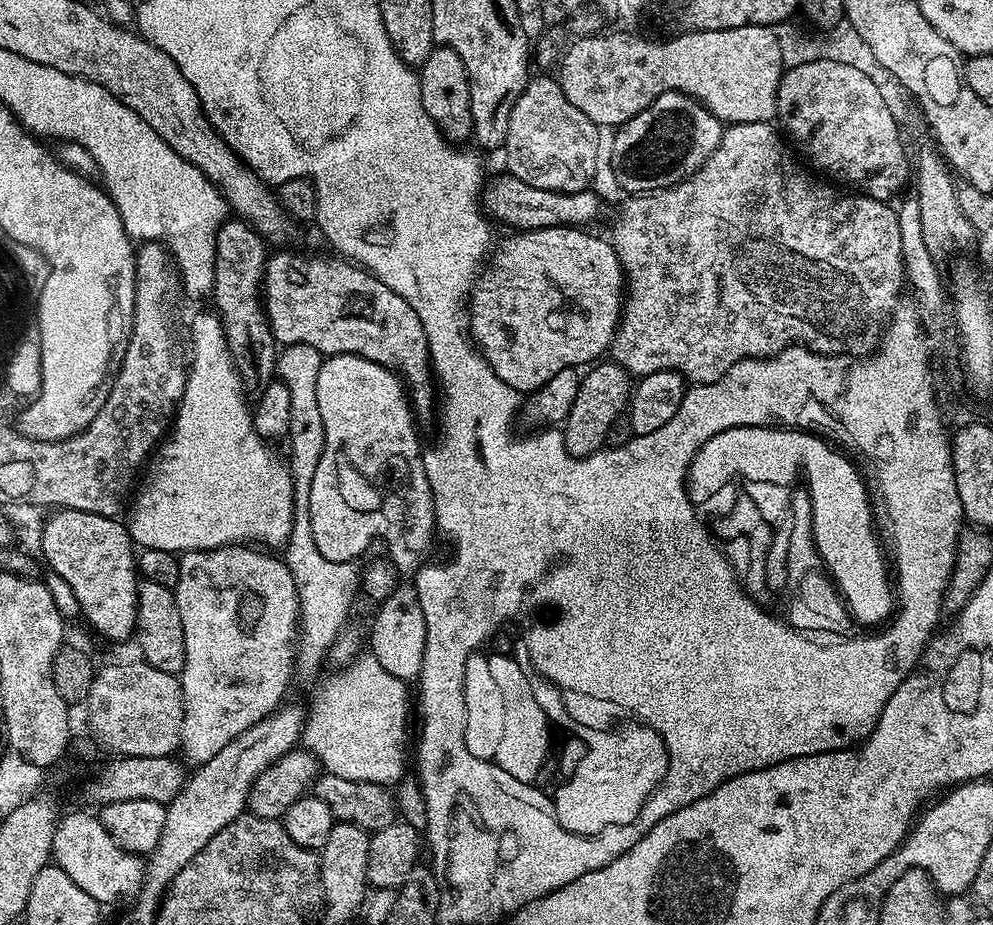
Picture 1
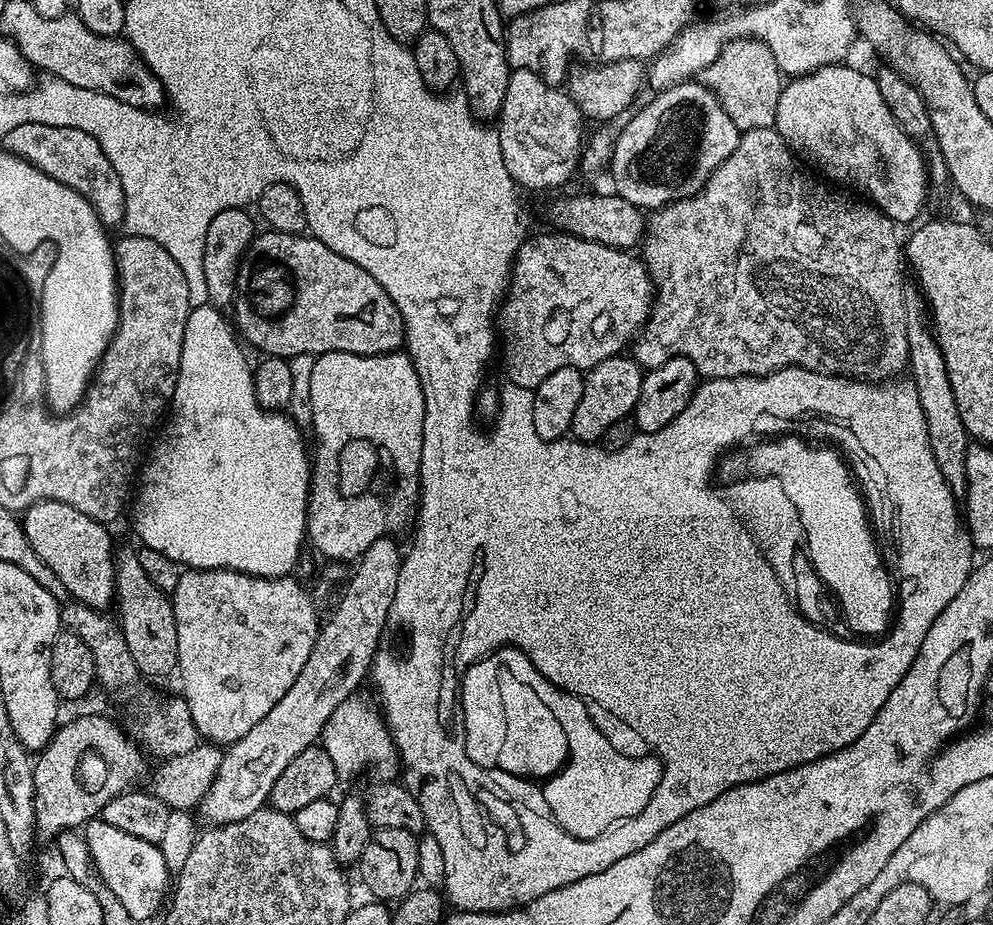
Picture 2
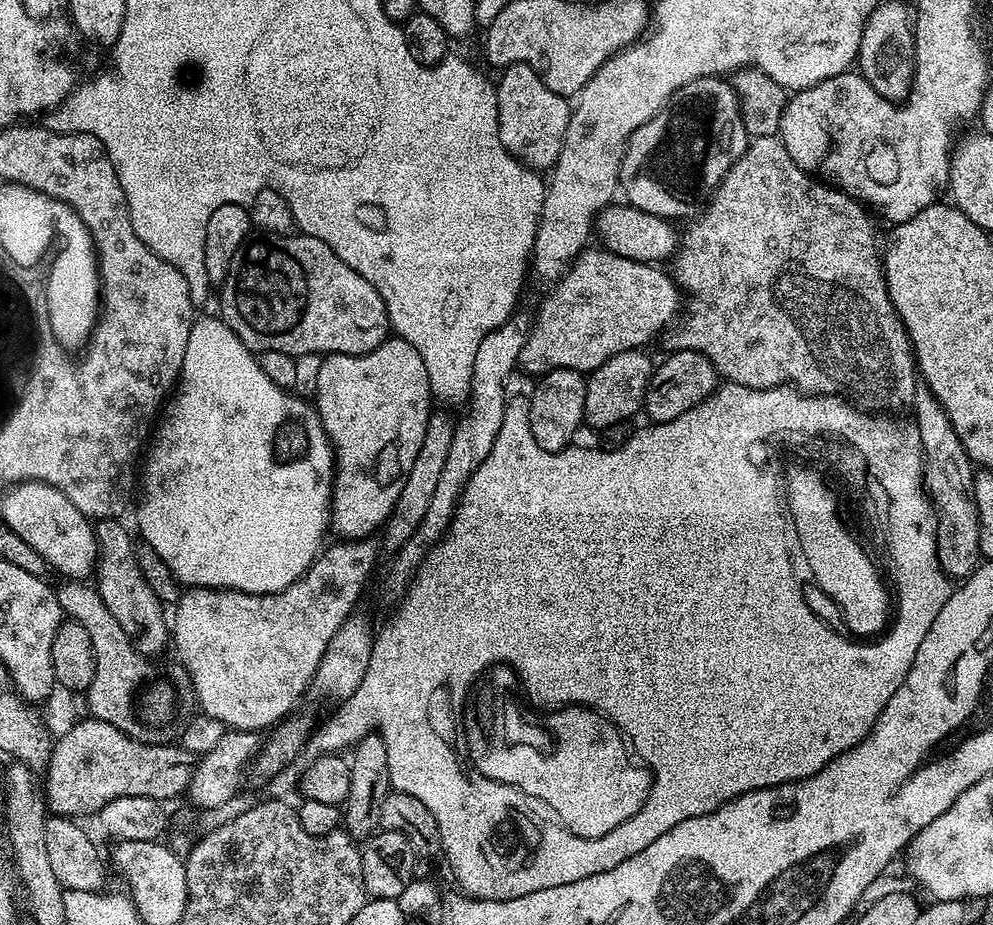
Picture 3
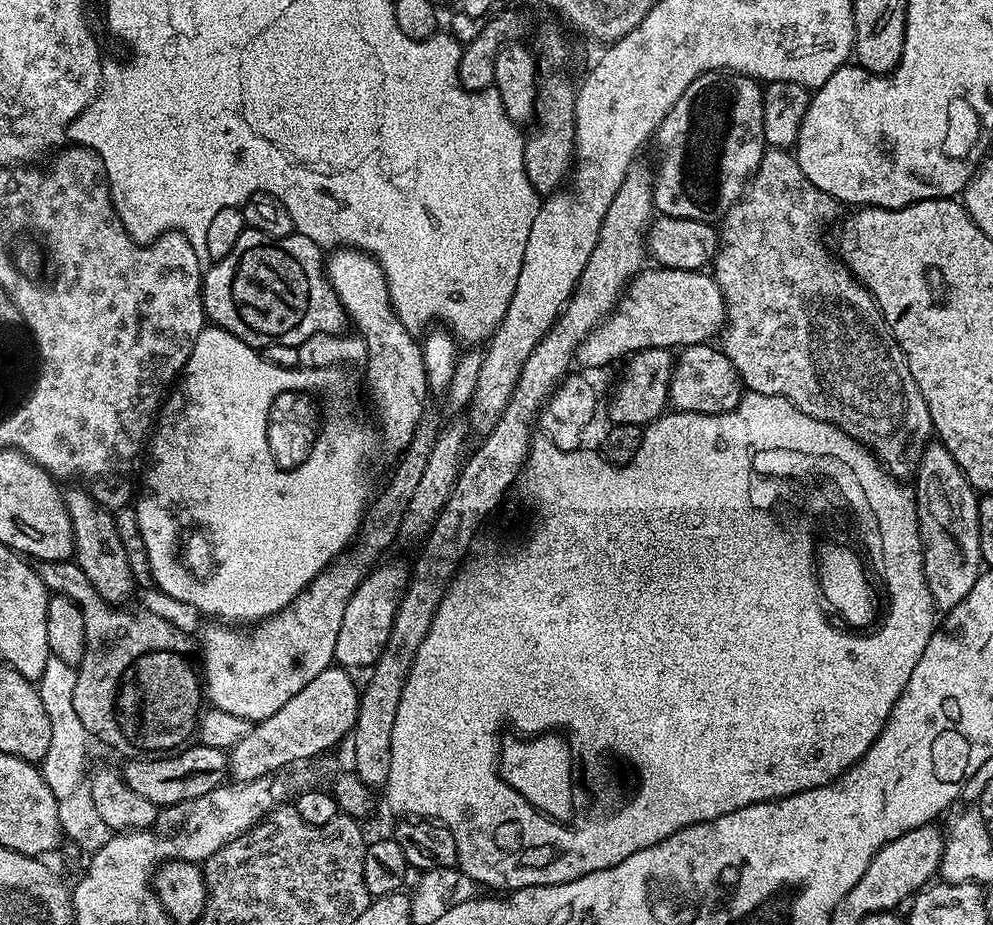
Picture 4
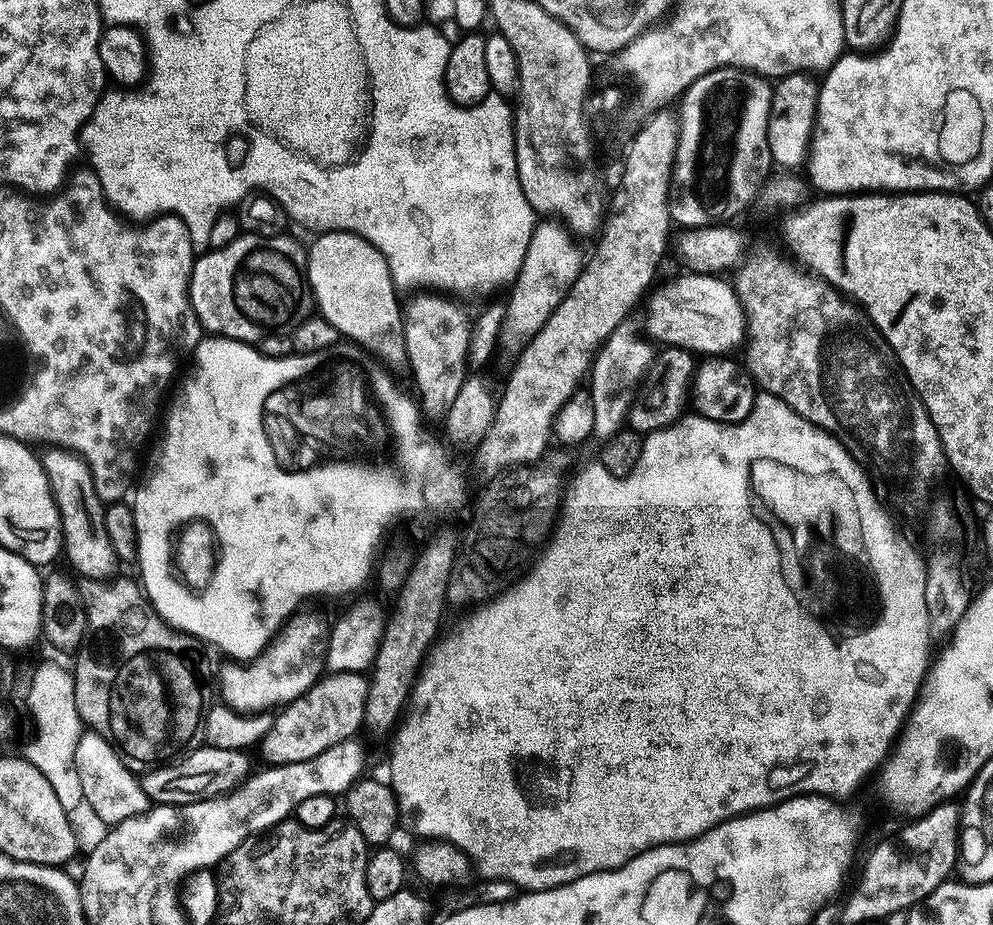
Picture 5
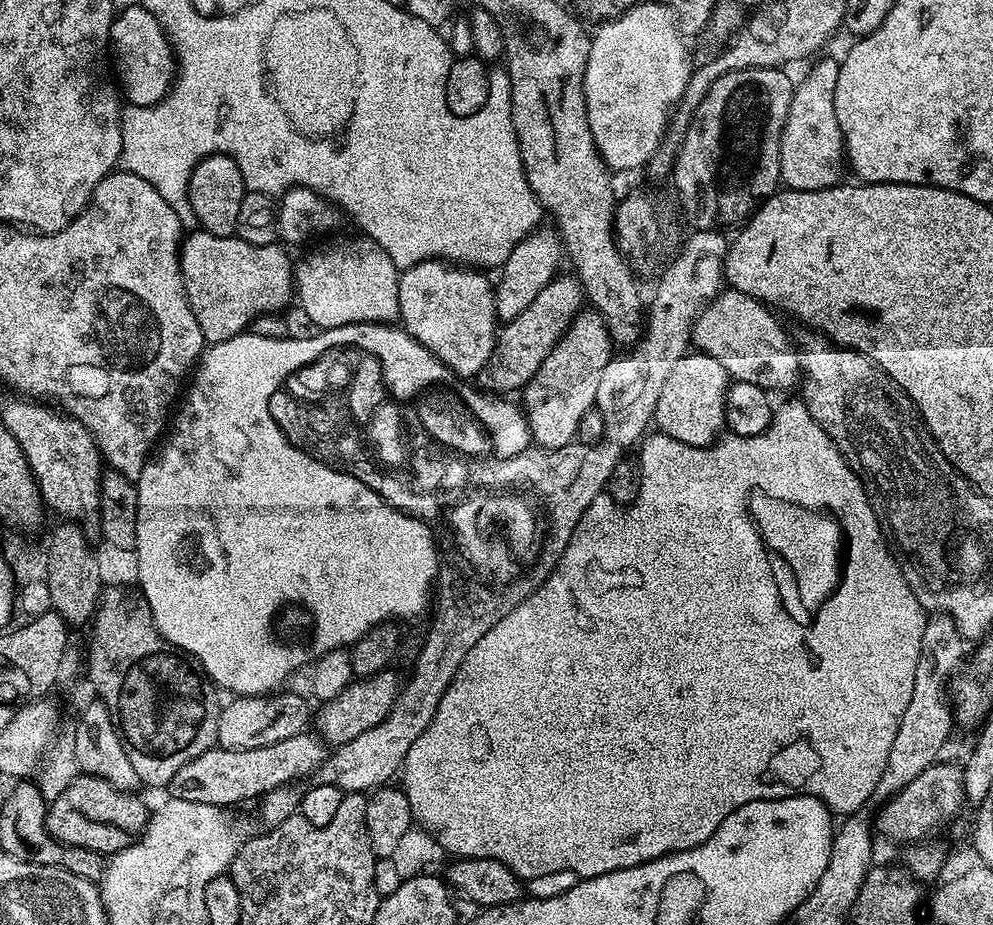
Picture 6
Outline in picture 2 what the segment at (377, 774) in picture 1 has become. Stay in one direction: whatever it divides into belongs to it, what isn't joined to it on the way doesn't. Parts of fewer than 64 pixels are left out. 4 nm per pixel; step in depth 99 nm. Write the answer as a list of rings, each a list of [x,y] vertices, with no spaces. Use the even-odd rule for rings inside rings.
[[[353,694],[348,699],[336,707],[332,717],[326,722],[322,733],[322,747],[326,750],[326,754],[330,754],[330,758],[334,762],[337,773],[341,777],[356,776],[359,772],[364,772],[367,768],[376,768],[376,772],[381,781],[388,782],[393,779],[392,776],[398,772],[398,753],[396,744],[392,741],[392,737],[388,731],[388,725],[385,724],[383,715],[375,707],[371,708],[364,700],[359,700],[359,695]]]

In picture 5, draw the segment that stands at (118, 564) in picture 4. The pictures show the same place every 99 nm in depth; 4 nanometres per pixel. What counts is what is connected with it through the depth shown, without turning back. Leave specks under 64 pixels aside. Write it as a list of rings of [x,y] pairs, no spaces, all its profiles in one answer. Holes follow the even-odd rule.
[[[48,446],[42,452],[44,473],[50,482],[50,490],[54,502],[58,506],[60,525],[64,531],[63,555],[84,575],[85,581],[103,580],[111,577],[118,567],[114,554],[114,546],[110,546],[110,538],[106,535],[104,521],[105,501],[100,499],[92,470],[84,457],[71,448]]]

